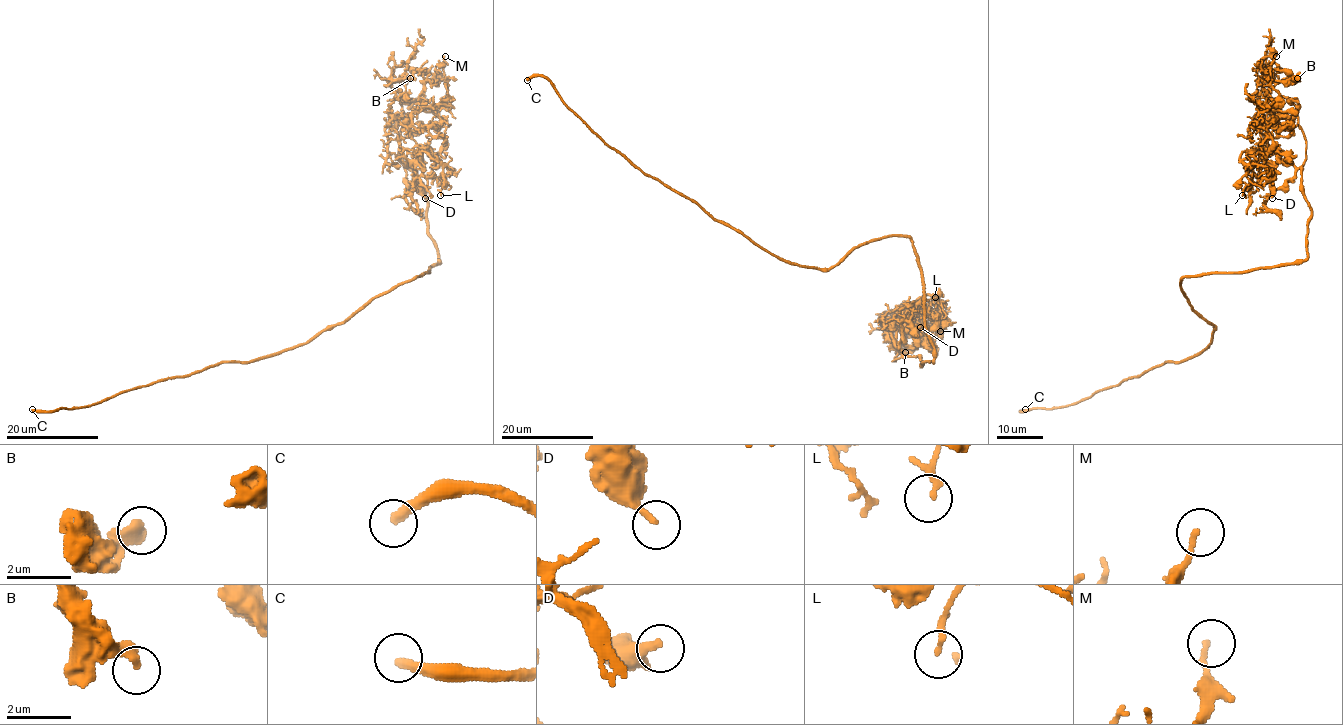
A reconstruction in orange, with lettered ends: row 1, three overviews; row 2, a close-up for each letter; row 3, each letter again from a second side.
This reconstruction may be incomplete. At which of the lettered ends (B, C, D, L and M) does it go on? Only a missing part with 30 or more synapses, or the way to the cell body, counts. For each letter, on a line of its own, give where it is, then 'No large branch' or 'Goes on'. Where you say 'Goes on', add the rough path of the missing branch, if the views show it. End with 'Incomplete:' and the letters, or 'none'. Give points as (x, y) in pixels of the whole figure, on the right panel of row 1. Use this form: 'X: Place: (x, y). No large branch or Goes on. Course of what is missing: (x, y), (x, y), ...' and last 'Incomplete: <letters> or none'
B: Place: (1297, 78). No large branch
C: Place: (1025, 409). Goes on. Course of what is missing: (1025, 409), (1035, 410), (1042, 406), (1040, 408)
D: Place: (1272, 198). Goes on. Course of what is missing: (1272, 198), (1262, 201), (1264, 189)
L: Place: (1242, 195). No large branch
M: Place: (1276, 56). No large branch
Incomplete: C, D

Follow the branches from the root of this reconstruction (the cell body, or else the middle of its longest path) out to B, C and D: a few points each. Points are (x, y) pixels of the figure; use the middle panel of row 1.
B: (887, 235), (911, 240), (934, 360), (892, 360), (894, 321), (887, 333), (905, 352)
C: (887, 235), (855, 247), (828, 268), (779, 259), (610, 148), (545, 78), (527, 80)
D: (887, 235), (911, 240), (921, 271), (934, 349), (921, 366), (896, 346), (897, 310), (920, 327)

